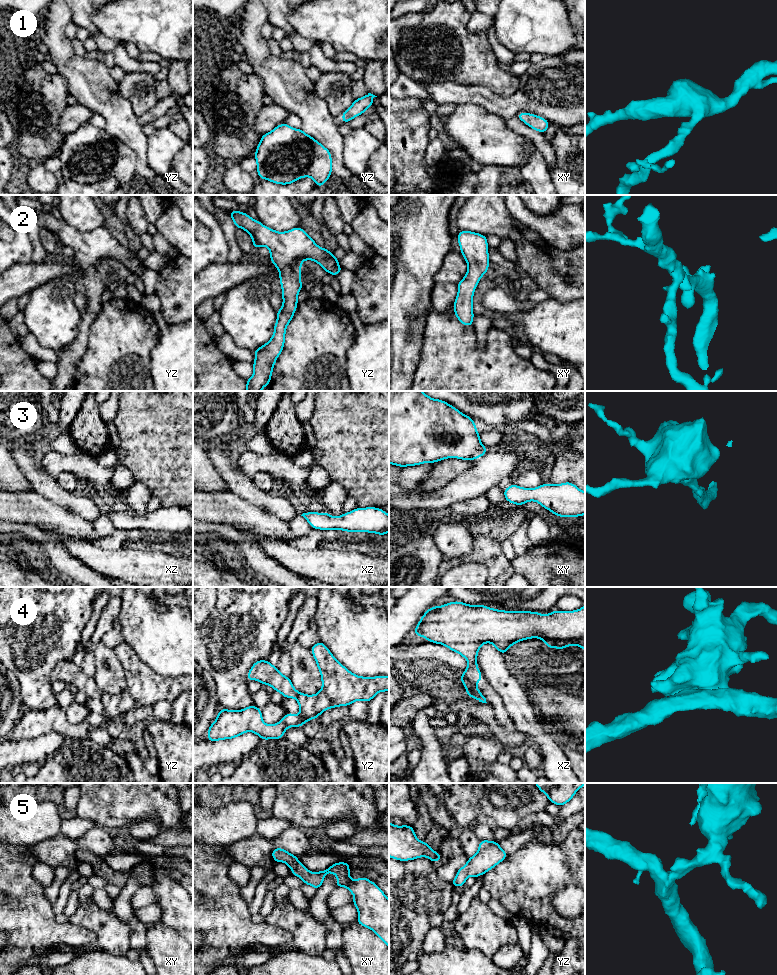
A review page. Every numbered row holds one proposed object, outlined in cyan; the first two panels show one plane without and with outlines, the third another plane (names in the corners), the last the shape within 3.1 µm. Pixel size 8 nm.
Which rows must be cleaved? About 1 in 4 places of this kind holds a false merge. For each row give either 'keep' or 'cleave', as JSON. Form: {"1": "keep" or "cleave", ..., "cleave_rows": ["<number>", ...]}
{"1": "keep", "2": "keep", "3": "keep", "4": "cleave", "5": "keep", "cleave_rows": ["4"]}

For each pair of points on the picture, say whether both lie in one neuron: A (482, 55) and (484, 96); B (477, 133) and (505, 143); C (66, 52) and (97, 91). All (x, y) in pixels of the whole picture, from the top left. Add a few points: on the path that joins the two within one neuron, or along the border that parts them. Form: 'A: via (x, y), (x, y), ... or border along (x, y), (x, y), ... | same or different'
A: border along (461, 83), (486, 86), (505, 97) | different
B: via (484, 136), (489, 141), (498, 143) | same
C: via (69, 62), (88, 81) | same

